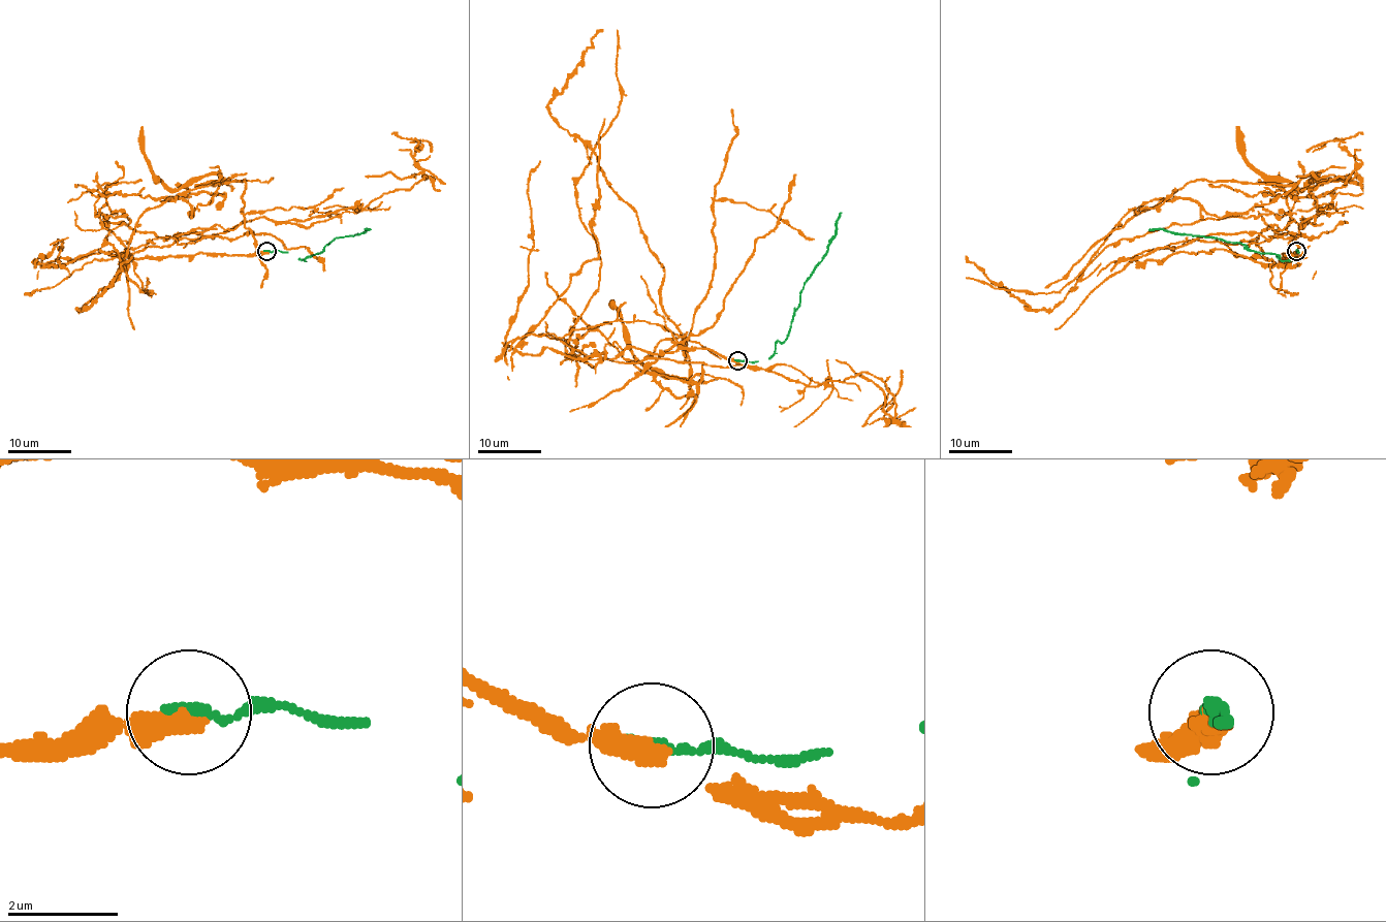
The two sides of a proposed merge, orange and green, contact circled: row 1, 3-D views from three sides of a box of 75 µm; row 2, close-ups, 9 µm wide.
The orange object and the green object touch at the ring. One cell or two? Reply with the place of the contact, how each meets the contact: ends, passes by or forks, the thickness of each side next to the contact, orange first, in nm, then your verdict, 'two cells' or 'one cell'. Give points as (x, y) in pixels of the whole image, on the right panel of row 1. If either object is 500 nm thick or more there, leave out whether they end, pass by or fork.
place (1296, 251); orange ends; green ends; calibres 440 and 200 nm; two cells

